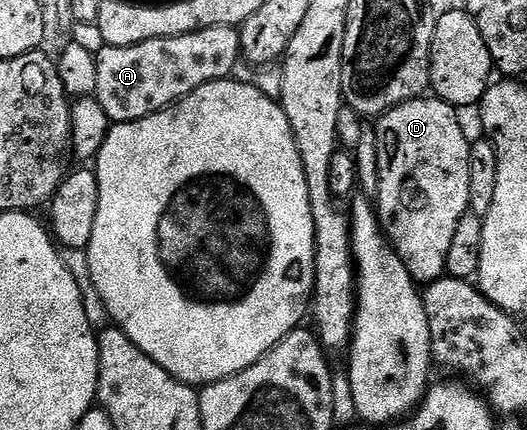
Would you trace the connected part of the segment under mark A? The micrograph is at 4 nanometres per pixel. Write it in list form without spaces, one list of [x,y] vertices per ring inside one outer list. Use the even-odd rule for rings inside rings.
[[[217,25],[209,29],[201,29],[197,33],[185,33],[181,37],[161,37],[153,41],[141,41],[128,47],[100,46],[94,52],[97,85],[94,99],[105,109],[108,120],[112,124],[141,121],[158,111],[173,106],[189,93],[201,89],[201,85],[209,85],[213,81],[232,78],[236,74],[235,66],[241,63],[241,37],[234,27]]]

